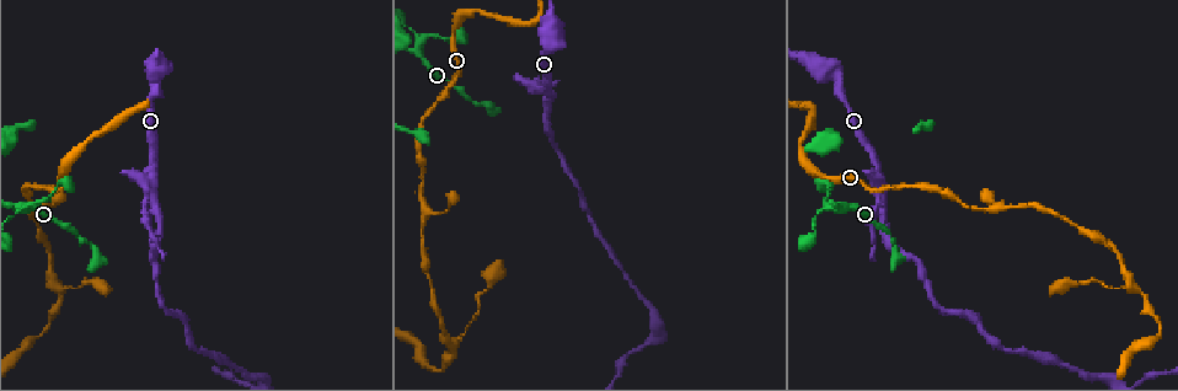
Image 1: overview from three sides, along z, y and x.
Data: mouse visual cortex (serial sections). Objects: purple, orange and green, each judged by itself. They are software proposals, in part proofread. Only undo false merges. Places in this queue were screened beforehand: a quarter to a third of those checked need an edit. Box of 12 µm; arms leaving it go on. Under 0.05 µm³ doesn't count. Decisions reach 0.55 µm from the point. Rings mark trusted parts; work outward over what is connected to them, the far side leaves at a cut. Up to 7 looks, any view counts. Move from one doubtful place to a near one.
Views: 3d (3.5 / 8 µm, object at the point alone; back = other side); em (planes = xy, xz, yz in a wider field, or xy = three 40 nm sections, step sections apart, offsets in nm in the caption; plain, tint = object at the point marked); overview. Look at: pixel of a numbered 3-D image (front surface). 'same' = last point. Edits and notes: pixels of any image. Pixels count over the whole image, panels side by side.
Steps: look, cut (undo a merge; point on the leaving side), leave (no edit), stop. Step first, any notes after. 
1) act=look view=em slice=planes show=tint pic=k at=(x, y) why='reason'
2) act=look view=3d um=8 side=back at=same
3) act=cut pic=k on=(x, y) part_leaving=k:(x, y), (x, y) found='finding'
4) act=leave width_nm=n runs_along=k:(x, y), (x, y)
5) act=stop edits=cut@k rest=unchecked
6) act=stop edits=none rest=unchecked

act=look view=3d um=3.5 pic=1 at=(998, 205) why='sharp bend'

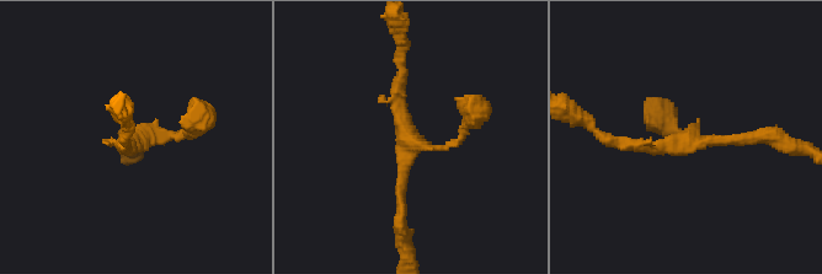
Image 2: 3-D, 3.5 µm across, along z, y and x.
act=look view=em slice=planes show=tint pic=2 at=(690, 140)

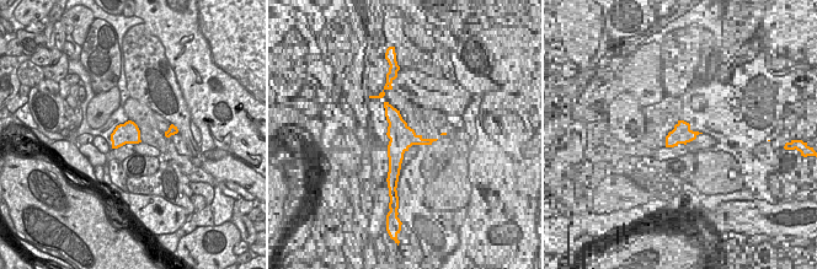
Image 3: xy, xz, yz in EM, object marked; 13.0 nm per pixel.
act=leave runs_along=2:(613, 141), (660, 149), (770, 138) found='continuous, no second cell'

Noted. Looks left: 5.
act=look view=3d um=8 pic=1 at=(56, 286) why='three arms meet'

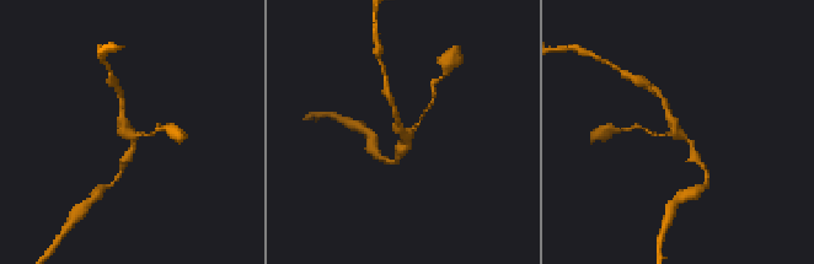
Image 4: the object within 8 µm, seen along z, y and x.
act=look view=em slice=xy step=2 show=tint pic=4 at=(407, 134)

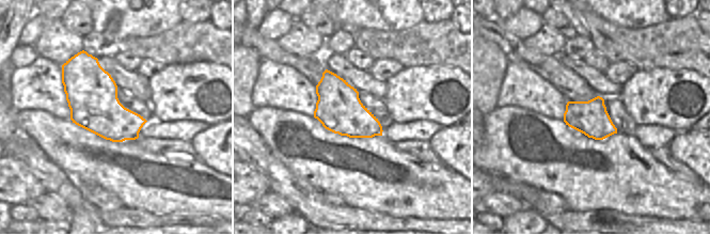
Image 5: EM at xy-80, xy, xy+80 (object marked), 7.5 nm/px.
act=leave arm_widths_nm=100,150,200 runs_along=4:(665, 103), (699, 161) found='one cell here'

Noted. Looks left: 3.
act=look view=em slice=xy step=1 show=tint pic=1 at=(415, 45) why='four-way junction'

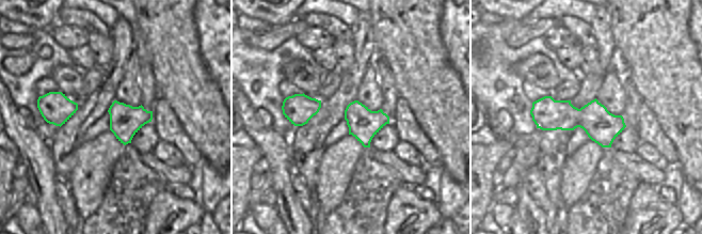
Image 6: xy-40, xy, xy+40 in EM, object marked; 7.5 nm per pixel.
act=look view=3d um=3.5 at=same

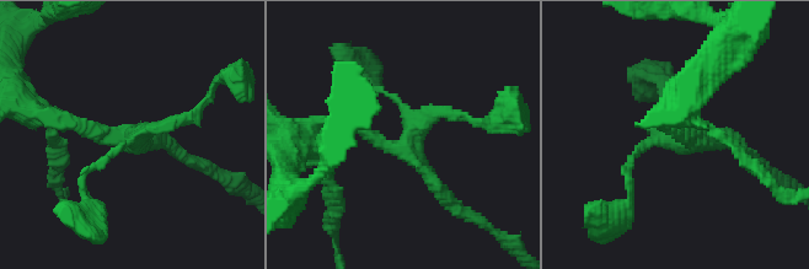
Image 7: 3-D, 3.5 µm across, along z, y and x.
act=leave arm_widths_nm=100,150,150,200 runs_along=7:(743, 149), (674, 140), (664, 107) found='one cell here'

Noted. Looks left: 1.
act=stop edits=none rest=unchecked

